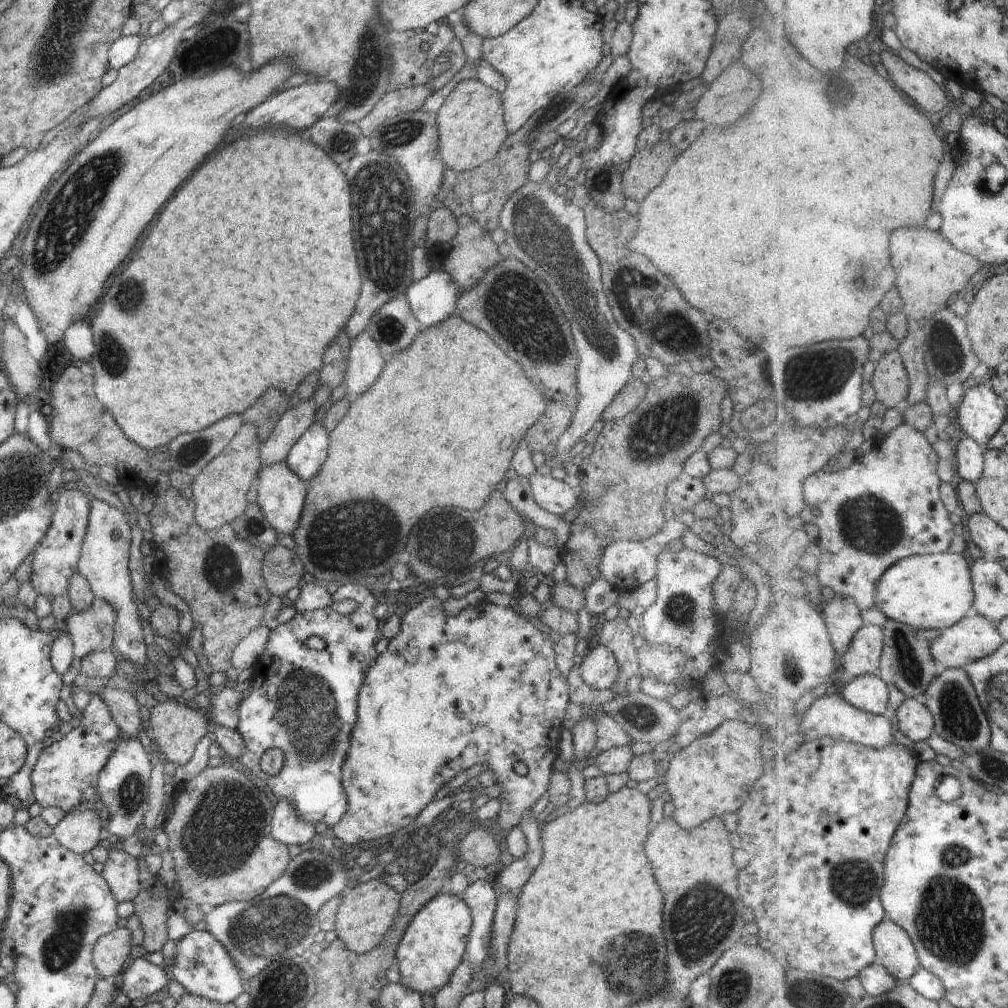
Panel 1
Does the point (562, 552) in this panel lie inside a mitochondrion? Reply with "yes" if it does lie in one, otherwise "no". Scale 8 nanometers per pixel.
no

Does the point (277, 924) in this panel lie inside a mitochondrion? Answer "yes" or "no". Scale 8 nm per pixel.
yes

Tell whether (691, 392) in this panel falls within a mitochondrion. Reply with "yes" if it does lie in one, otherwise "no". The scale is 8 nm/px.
no

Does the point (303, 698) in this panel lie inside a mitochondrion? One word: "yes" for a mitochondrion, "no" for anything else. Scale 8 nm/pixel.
yes

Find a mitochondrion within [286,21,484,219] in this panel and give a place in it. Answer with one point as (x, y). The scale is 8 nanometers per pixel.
(368, 50)

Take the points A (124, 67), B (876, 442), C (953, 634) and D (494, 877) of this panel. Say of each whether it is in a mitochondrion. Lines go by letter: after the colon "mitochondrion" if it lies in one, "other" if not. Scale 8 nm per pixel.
A: other
B: other
C: other
D: other

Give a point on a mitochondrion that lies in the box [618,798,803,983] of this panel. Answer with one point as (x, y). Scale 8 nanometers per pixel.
(694, 934)

